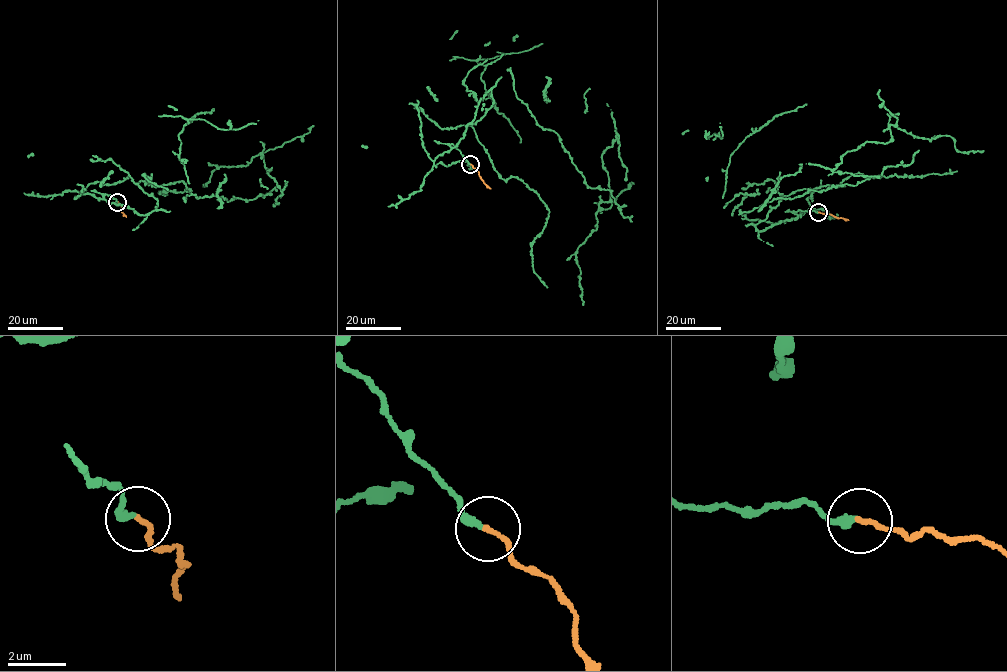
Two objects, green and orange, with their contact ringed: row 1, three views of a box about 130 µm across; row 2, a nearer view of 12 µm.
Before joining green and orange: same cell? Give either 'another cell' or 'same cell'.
same cell

